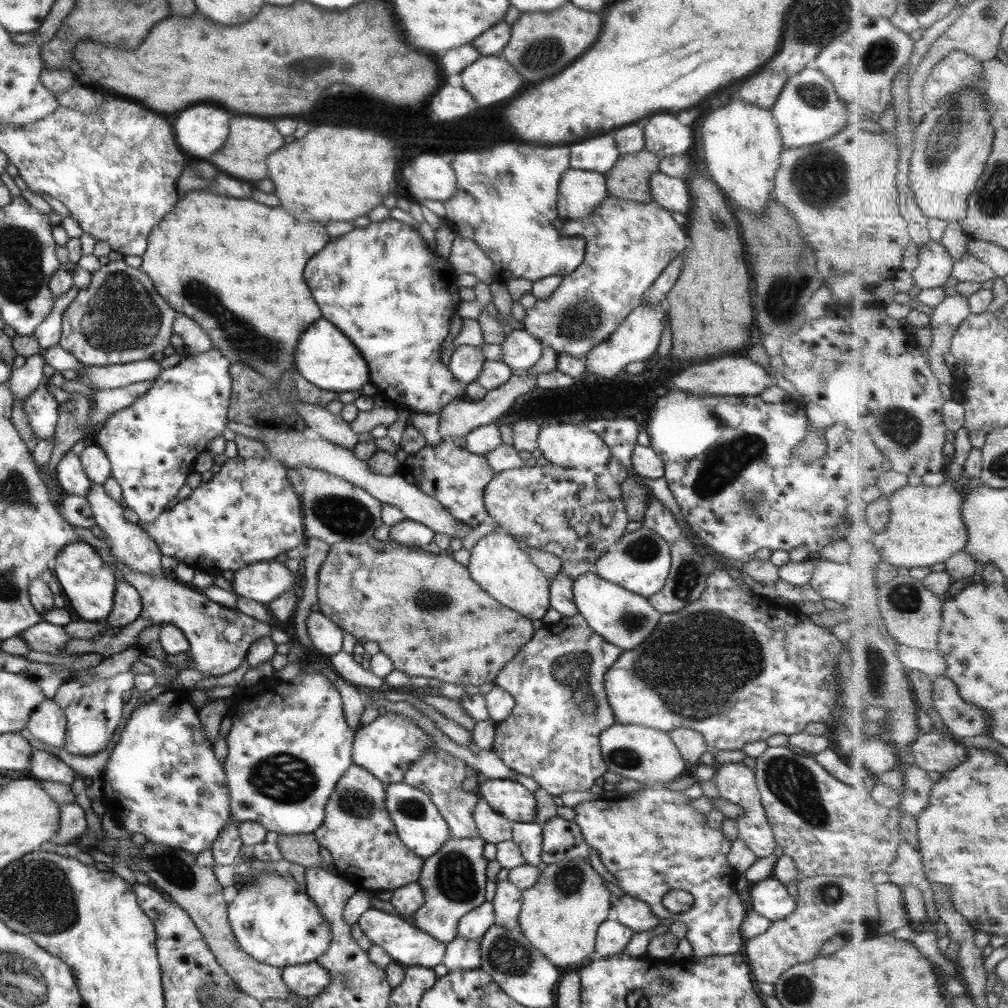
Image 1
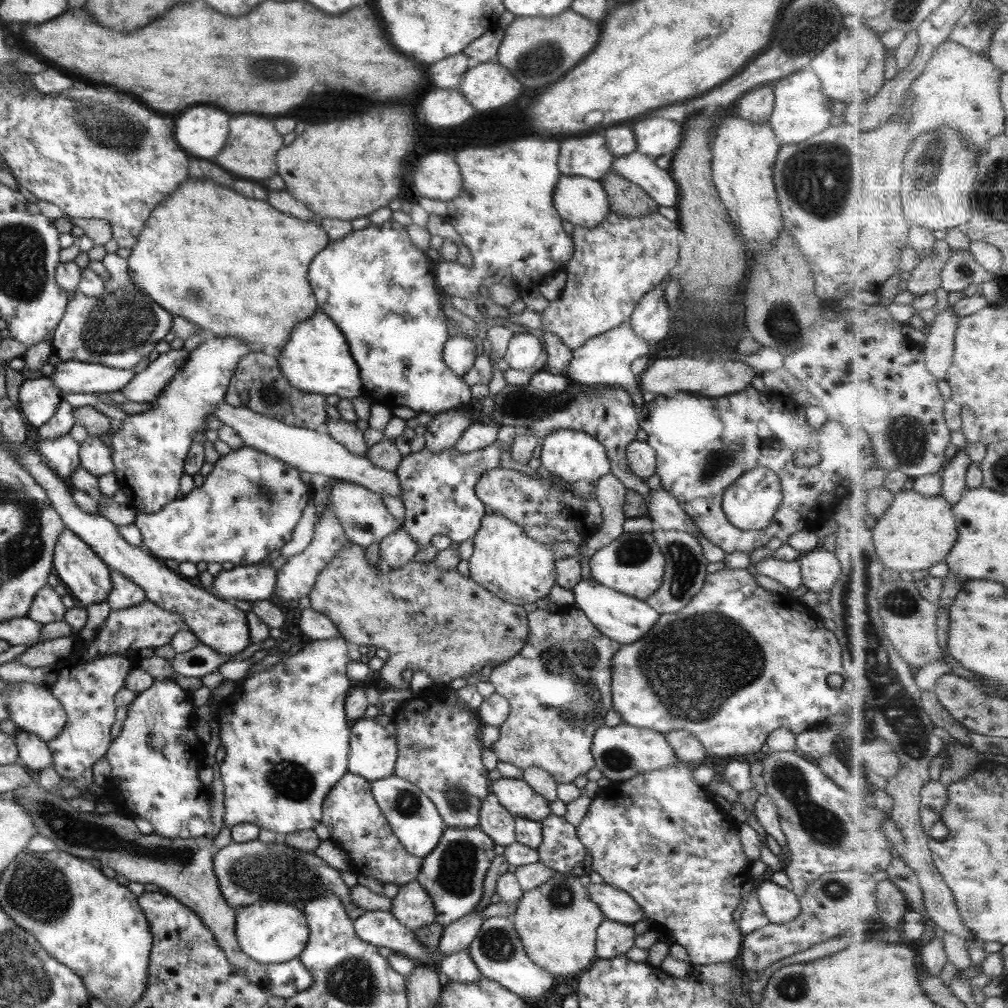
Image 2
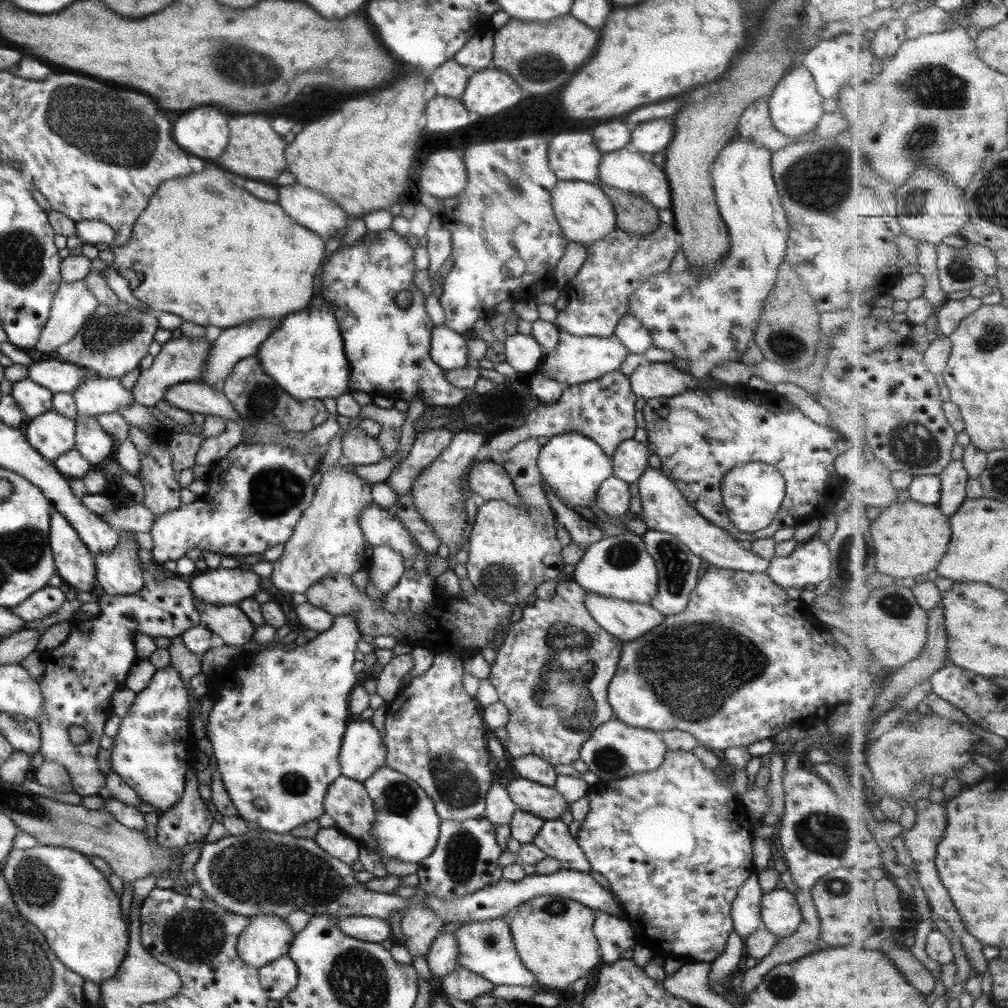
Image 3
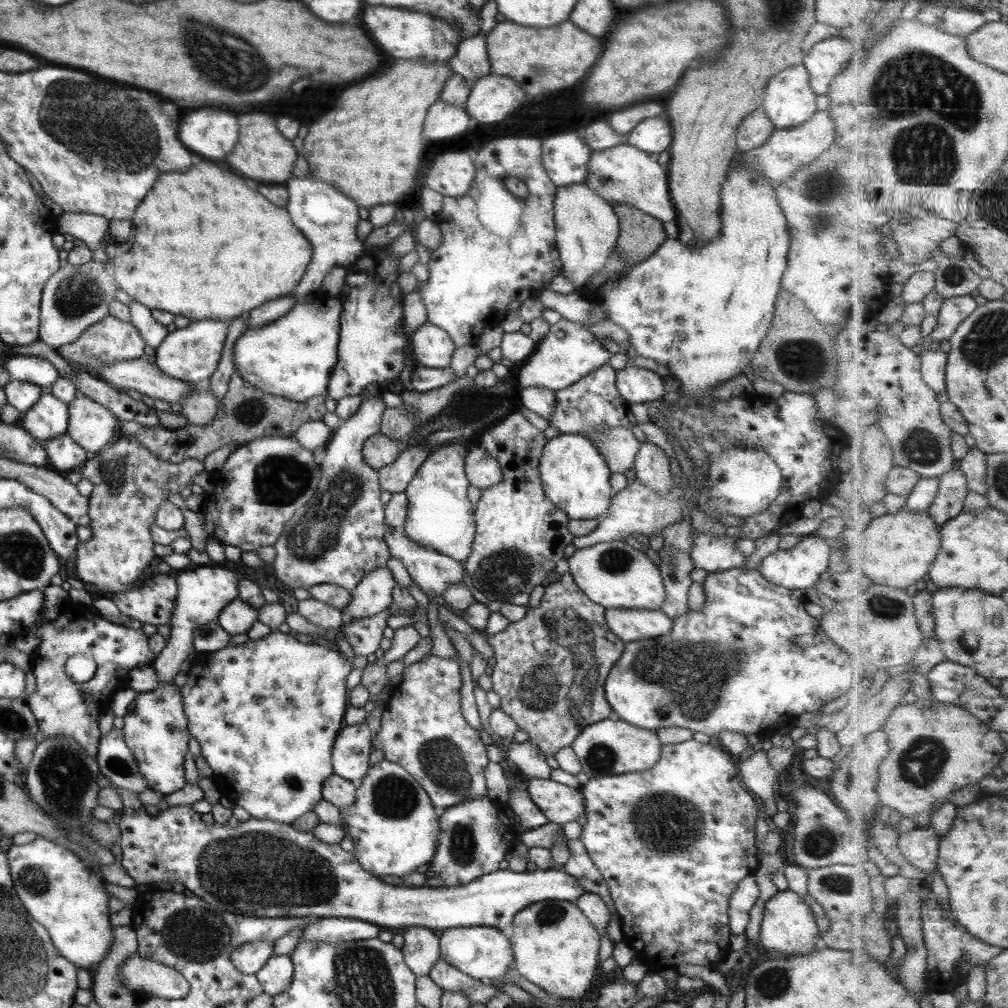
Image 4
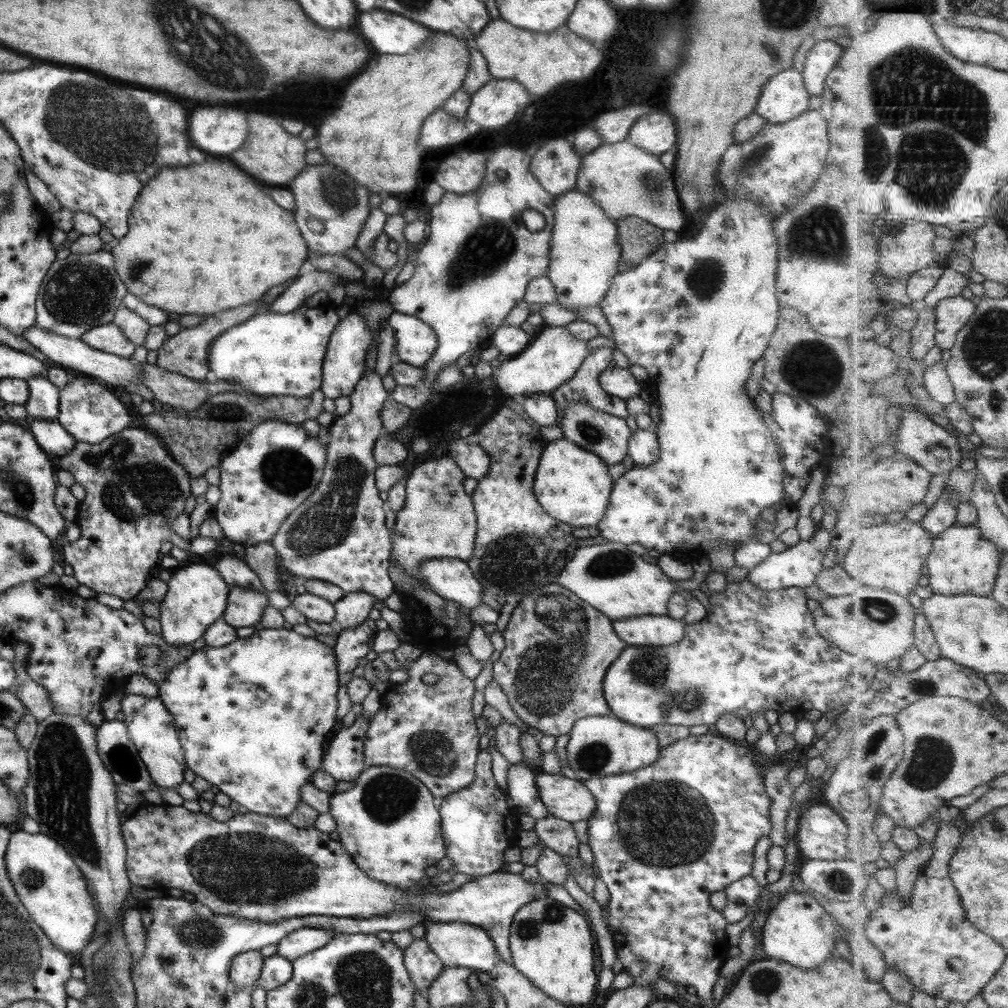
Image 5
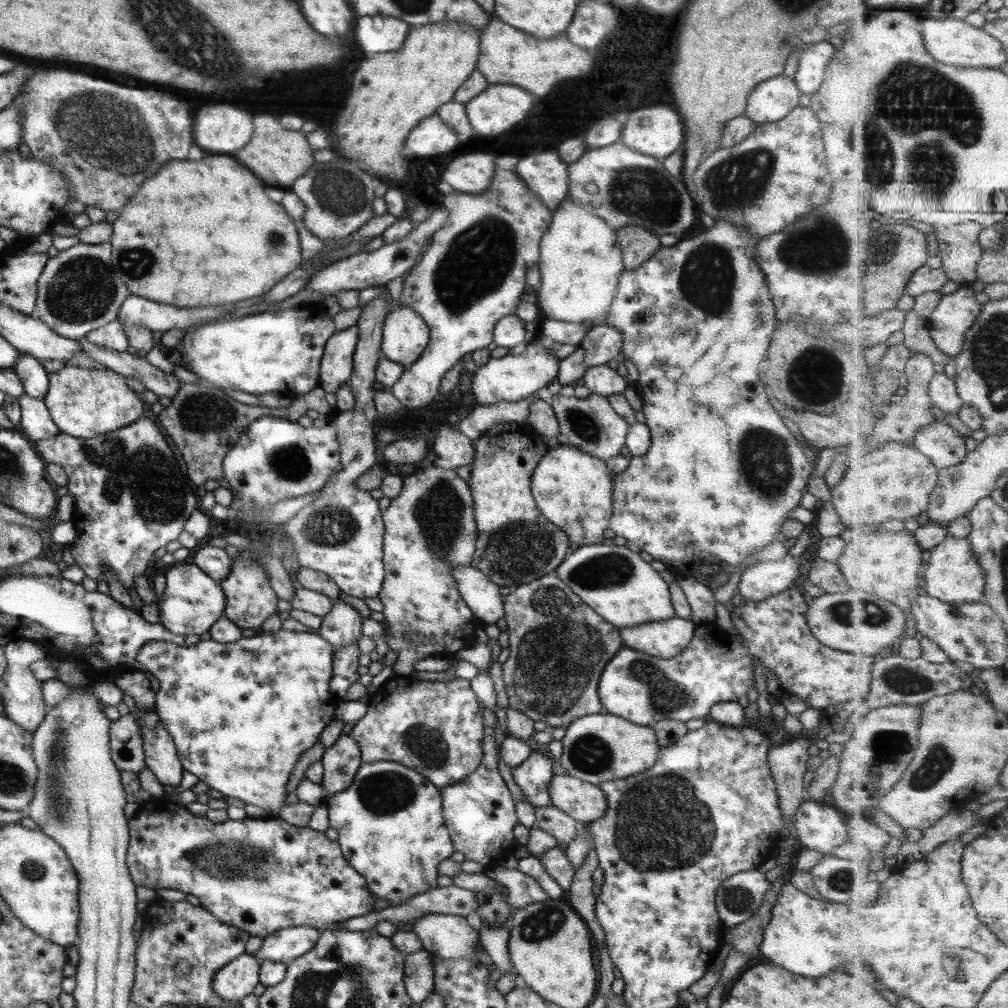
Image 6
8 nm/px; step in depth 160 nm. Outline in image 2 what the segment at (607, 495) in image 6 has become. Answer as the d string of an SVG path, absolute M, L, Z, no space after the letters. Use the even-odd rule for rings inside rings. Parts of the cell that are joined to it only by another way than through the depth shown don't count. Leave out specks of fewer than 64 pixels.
M559 429L554 430L539 440L537 456L540 465L547 470L554 480L573 484L576 480L596 482L601 476L610 473L610 462L605 450L595 438L581 431Z

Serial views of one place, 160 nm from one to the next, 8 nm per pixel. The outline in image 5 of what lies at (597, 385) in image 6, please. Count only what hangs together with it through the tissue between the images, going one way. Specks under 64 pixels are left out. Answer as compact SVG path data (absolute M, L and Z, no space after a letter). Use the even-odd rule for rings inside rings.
M616 366L611 370L605 369L599 372L596 381L603 392L623 400L639 395L644 388L637 384L627 368L621 369Z

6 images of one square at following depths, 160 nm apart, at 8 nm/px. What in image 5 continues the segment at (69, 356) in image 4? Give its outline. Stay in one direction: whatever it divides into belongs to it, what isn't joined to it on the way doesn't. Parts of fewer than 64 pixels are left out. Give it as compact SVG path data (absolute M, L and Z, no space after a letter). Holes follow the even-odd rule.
M112 322L90 328L80 336L80 339L95 350L105 351L121 358L131 358L135 349Z

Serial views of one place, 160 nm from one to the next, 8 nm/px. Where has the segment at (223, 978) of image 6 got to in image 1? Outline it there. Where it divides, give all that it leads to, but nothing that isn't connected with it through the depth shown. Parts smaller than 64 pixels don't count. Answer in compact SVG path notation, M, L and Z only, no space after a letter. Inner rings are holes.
M266 867L248 880L235 884L235 888L237 894L226 908L227 920L239 948L253 960L282 969L284 966L314 961L327 948L331 931L327 929L325 919L316 910L306 891L301 893L298 890L298 885L291 875L283 877Z

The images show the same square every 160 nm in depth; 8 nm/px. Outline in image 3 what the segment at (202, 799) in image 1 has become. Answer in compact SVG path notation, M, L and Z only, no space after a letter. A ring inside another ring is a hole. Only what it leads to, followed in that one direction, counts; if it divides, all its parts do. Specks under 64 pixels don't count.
M169 664L167 668L155 670L149 685L137 693L129 711L121 718L119 730L113 739L110 764L121 781L131 788L143 803L158 808L158 814L181 798L186 784L186 772L193 768L195 759L192 752L197 750L196 740L191 733L189 697L179 674Z

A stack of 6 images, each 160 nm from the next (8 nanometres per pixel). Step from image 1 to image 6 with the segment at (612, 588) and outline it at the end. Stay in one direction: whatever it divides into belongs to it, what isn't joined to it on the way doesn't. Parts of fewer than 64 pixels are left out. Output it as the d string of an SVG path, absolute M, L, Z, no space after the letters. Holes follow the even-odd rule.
M679 617L663 621L646 622L619 630L621 640L627 648L645 652L651 657L671 659L689 645L696 625L689 619Z

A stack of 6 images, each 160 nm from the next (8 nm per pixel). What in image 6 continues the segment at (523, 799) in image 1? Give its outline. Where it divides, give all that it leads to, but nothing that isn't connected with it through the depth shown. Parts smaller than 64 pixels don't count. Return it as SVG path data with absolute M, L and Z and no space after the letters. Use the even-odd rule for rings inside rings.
M557 771L547 788L550 804L579 824L593 822L606 811L606 798L598 786Z

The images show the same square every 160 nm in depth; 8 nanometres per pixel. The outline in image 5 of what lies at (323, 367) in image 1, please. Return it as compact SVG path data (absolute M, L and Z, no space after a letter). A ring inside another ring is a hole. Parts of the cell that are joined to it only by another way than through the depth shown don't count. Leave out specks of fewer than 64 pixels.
M306 305L299 306L299 308L287 314L269 311L259 312L245 322L223 330L211 339L206 358L208 370L213 372L217 380L226 380L230 384L239 383L243 390L259 394L259 396L309 396L320 387L325 347L338 320L336 310L325 308L325 306L321 308L321 314L319 314L319 308L307 308Z

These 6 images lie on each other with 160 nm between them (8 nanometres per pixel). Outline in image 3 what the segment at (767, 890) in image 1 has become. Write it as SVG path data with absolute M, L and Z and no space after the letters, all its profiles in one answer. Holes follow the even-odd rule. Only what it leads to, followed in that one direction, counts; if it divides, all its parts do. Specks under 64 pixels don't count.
M784 888L763 893L760 903L761 923L767 933L776 936L777 942L791 936L801 925L802 916L796 898Z

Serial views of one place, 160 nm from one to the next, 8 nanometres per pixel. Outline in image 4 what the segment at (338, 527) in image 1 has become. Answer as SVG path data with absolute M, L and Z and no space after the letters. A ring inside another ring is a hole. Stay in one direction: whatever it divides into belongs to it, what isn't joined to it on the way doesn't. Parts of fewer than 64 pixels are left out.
M391 529L384 532L384 541L388 544L390 556L394 556L401 561L401 564L406 568L411 580L417 584L421 592L425 596L431 598L430 594L442 596L442 592L454 582L462 582L463 578L463 563L453 560L452 558L443 556L430 548L425 548L412 540L409 540L404 534L402 529Z

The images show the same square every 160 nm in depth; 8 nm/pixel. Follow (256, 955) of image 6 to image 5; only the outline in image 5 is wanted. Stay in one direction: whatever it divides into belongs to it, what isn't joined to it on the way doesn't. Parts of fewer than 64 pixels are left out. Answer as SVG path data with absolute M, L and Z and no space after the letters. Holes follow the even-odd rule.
M297 929L283 935L283 938L277 941L274 954L292 961L308 952L321 948L333 936L335 936L335 932L332 932L332 930Z

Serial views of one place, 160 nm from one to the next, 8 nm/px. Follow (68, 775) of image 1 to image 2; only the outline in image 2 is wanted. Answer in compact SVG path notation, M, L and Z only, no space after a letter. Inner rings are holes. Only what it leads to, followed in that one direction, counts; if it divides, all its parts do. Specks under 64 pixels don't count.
M17 730L14 734L19 763L31 770L39 771L45 767L52 767L51 752L44 740L33 733Z

